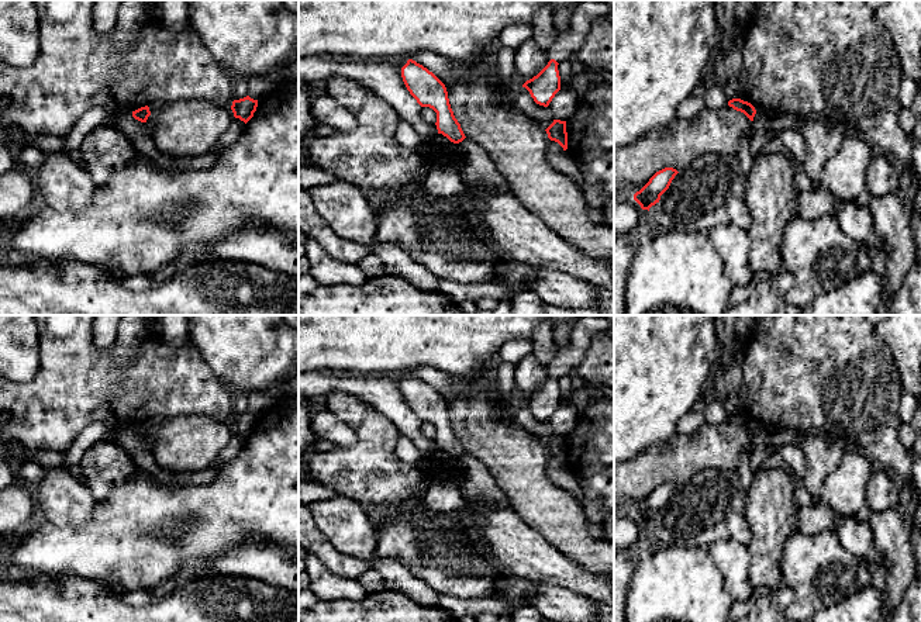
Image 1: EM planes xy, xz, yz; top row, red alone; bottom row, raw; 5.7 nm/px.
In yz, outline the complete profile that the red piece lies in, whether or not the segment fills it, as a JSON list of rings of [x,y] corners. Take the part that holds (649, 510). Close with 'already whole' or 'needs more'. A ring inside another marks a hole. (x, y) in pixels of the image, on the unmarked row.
[[[665,483],[656,487],[649,497],[634,509],[634,515],[642,525],[648,525],[659,518],[660,511],[669,504],[672,495],[679,487],[673,483]]] | already whole

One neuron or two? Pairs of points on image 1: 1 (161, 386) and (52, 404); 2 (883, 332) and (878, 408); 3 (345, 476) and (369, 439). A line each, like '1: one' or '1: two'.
1: one
2: two
3: one

